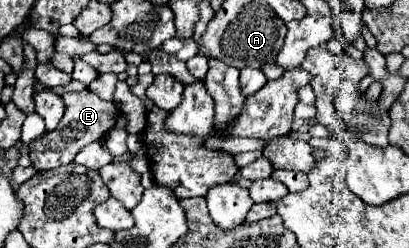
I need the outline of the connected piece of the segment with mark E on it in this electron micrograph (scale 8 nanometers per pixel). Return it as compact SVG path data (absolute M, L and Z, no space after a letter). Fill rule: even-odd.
M83 89L79 93L65 93L63 101L65 101L65 115L57 125L57 129L51 133L45 133L43 137L39 137L35 143L29 145L29 157L37 171L69 165L75 153L79 153L79 149L101 139L113 127L113 121L117 121L119 117L119 109L113 101L105 101L89 89Z

